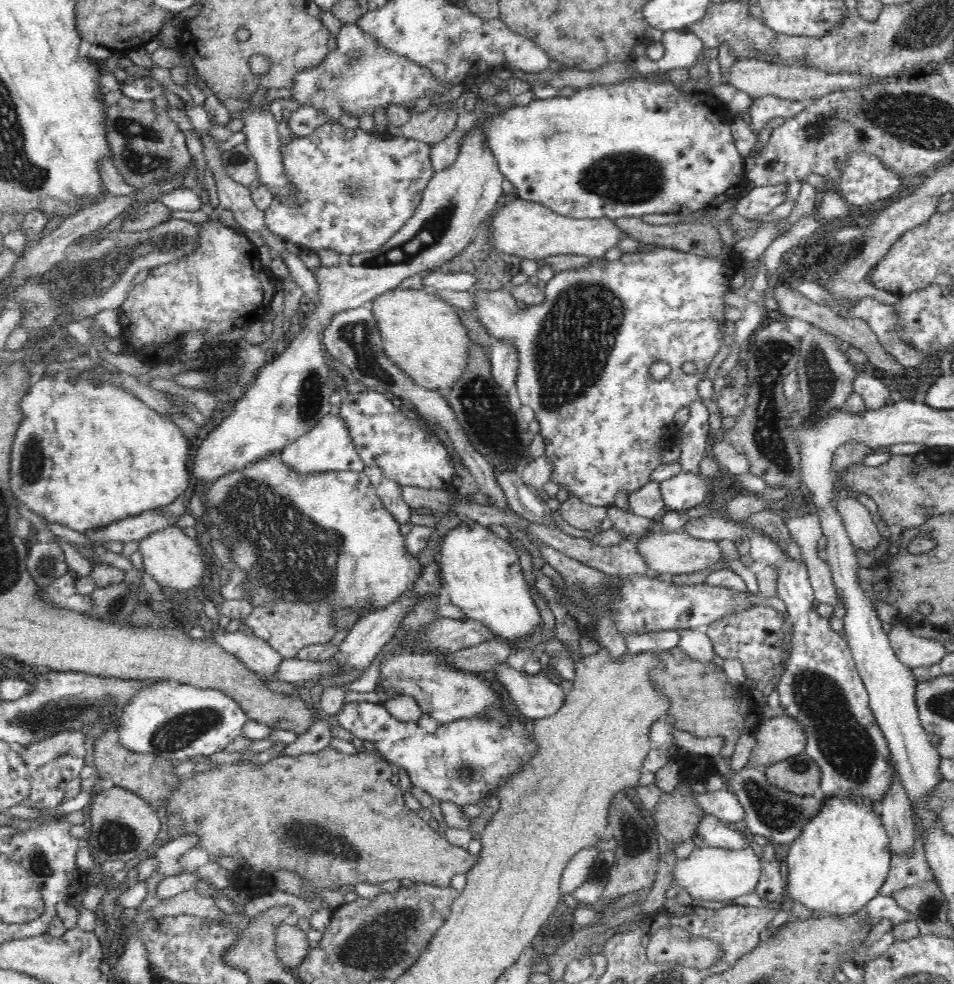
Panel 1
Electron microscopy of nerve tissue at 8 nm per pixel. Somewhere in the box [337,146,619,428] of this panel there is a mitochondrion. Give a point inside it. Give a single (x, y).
(434, 229)

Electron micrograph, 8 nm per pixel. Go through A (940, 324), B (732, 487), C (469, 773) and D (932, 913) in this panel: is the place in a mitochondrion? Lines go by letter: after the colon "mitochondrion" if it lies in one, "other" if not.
A: other
B: other
C: mitochondrion
D: mitochondrion

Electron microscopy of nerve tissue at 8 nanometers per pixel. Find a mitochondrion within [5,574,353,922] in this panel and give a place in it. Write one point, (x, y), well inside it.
(62, 711)

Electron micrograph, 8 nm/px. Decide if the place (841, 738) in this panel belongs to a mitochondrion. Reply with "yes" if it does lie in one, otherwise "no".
yes

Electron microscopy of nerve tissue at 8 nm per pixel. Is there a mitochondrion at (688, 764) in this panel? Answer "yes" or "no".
no

